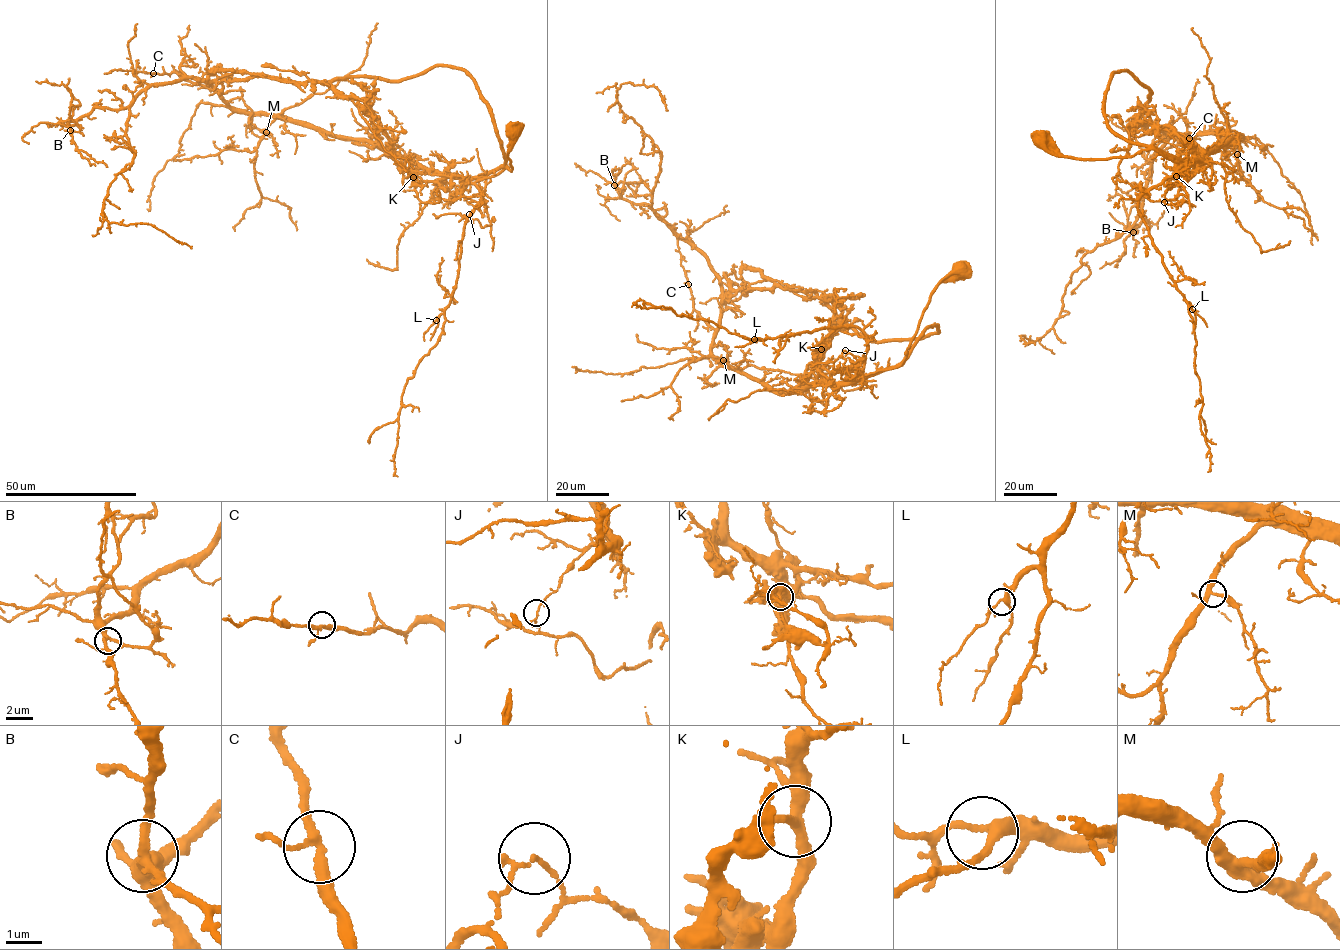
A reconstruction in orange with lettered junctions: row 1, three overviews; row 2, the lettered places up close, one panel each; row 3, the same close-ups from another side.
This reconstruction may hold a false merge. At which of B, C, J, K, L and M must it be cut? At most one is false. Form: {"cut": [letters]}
{"cut": ["J"]}

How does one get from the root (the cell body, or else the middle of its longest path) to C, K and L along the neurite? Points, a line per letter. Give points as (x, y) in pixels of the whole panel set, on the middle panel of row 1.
C: (961, 268), (931, 294), (901, 363), (787, 392), (718, 360), (716, 331), (693, 308), (688, 283)
K: (961, 268), (938, 284), (931, 294), (901, 363), (857, 380), (835, 384), (816, 368), (821, 349)
L: (961, 268), (931, 294), (905, 357), (896, 367), (860, 375), (867, 346), (864, 333), (854, 326), (754, 339)

